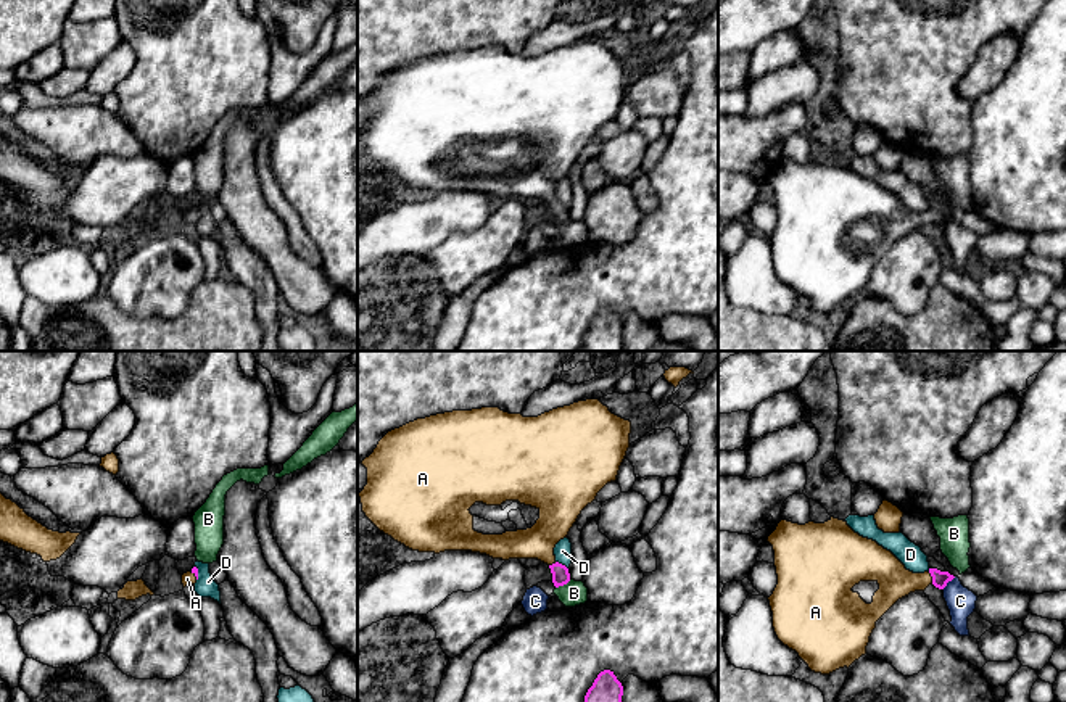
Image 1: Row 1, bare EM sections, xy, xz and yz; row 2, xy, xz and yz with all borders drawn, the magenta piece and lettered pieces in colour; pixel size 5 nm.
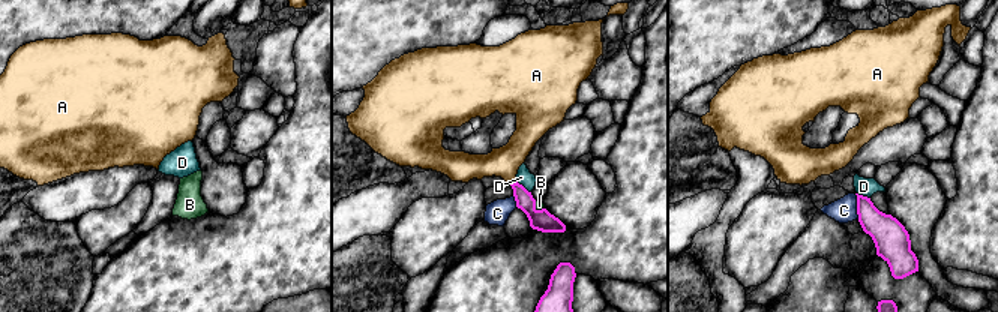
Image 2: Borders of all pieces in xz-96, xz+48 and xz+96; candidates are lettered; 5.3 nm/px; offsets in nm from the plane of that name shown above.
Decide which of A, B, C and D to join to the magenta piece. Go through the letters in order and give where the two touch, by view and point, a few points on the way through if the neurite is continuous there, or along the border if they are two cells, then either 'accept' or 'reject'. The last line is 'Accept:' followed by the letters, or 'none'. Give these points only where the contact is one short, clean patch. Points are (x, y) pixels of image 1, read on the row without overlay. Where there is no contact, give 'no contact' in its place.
A: contact yz (933, 218); way yz (939, 218), (933, 218), (896, 221); accept
B: contact xz (562, 224); border xz (570, 219), (556, 227); reject
C: contact yz (949, 219); border yz (955, 216), (942, 227); reject
D: contact xz (561, 203); reject
Accept: A

